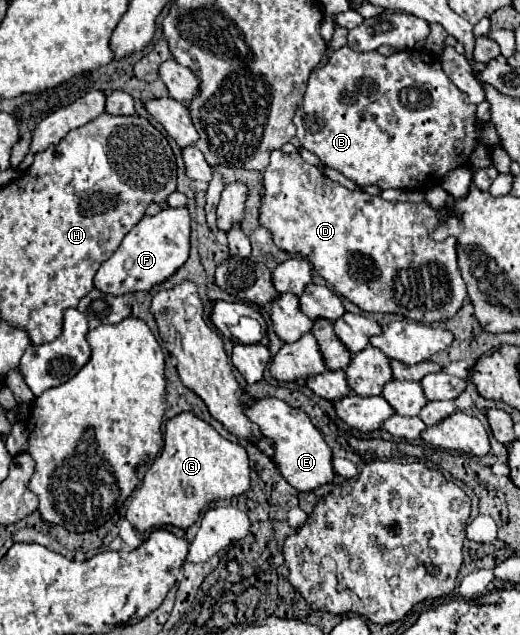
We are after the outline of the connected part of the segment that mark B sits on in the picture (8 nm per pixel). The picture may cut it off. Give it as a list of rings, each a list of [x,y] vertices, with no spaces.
[[[344,46],[344,48],[336,50],[336,52],[332,52],[332,56],[328,58],[328,62],[324,66],[312,70],[310,80],[308,80],[308,88],[306,88],[306,94],[304,94],[304,100],[298,106],[296,116],[294,116],[294,124],[298,128],[298,140],[300,140],[302,148],[306,148],[312,154],[316,154],[324,166],[342,172],[346,178],[350,178],[358,186],[376,184],[380,188],[402,188],[402,190],[422,190],[422,192],[426,192],[426,190],[430,190],[430,186],[438,186],[448,170],[458,168],[458,166],[466,166],[468,164],[468,156],[470,156],[470,152],[474,150],[474,146],[478,142],[484,142],[488,148],[492,148],[494,144],[500,142],[494,126],[490,122],[488,124],[480,124],[476,120],[476,116],[474,116],[476,106],[466,104],[464,98],[466,96],[444,74],[440,60],[436,56],[432,56],[432,54],[424,54],[424,52],[416,52],[416,50],[394,52],[392,56],[382,56],[380,52],[360,52],[358,54],[358,52],[350,50],[348,46]]]

